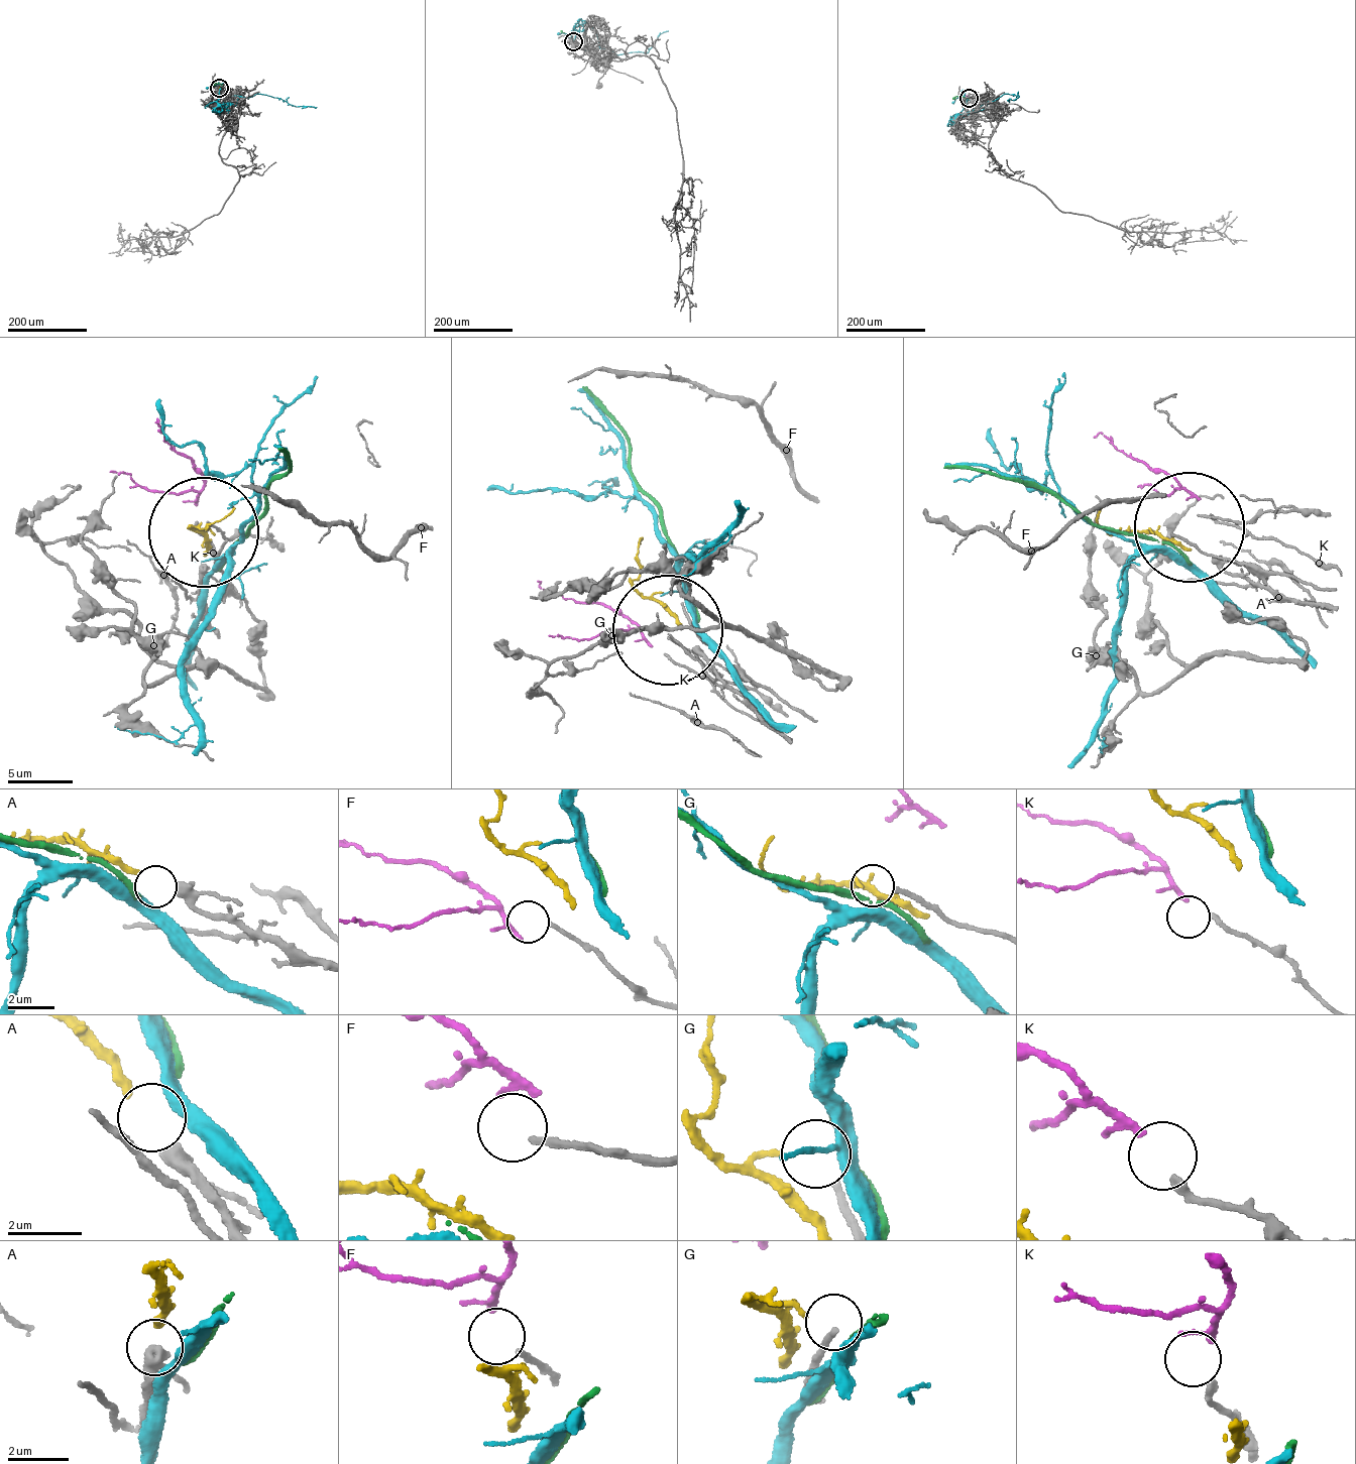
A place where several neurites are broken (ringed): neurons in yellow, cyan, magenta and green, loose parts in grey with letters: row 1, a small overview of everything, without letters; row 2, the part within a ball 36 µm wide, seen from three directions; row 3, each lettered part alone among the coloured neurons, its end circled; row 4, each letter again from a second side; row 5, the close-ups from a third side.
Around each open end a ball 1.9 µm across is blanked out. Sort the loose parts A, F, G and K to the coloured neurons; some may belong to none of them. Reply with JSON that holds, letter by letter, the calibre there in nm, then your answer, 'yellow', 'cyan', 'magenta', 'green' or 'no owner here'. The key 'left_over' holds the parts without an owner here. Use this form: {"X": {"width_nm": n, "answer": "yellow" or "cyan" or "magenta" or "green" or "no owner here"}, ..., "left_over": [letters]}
{"A": {"width_nm": 380, "answer": "yellow"}, "F": {"width_nm": 170, "answer": "no owner here"}, "G": {"width_nm": 190, "answer": "no owner here"}, "K": {"width_nm": 220, "answer": "magenta"}, "left_over": ["F", "G"]}

